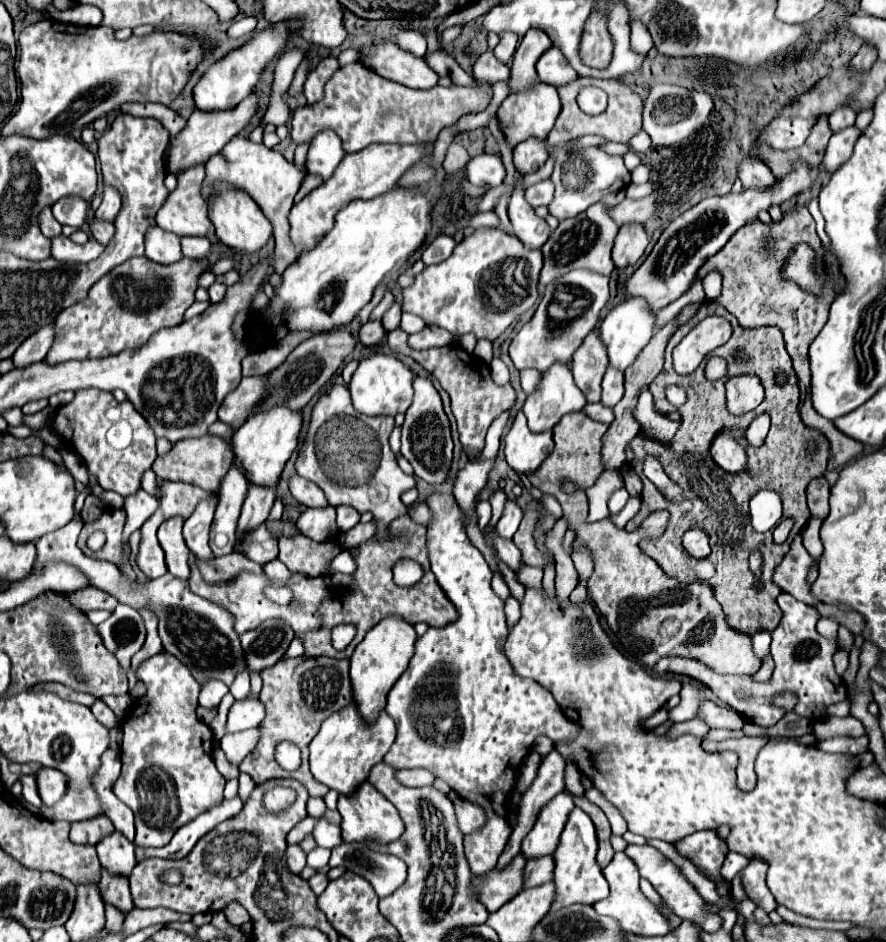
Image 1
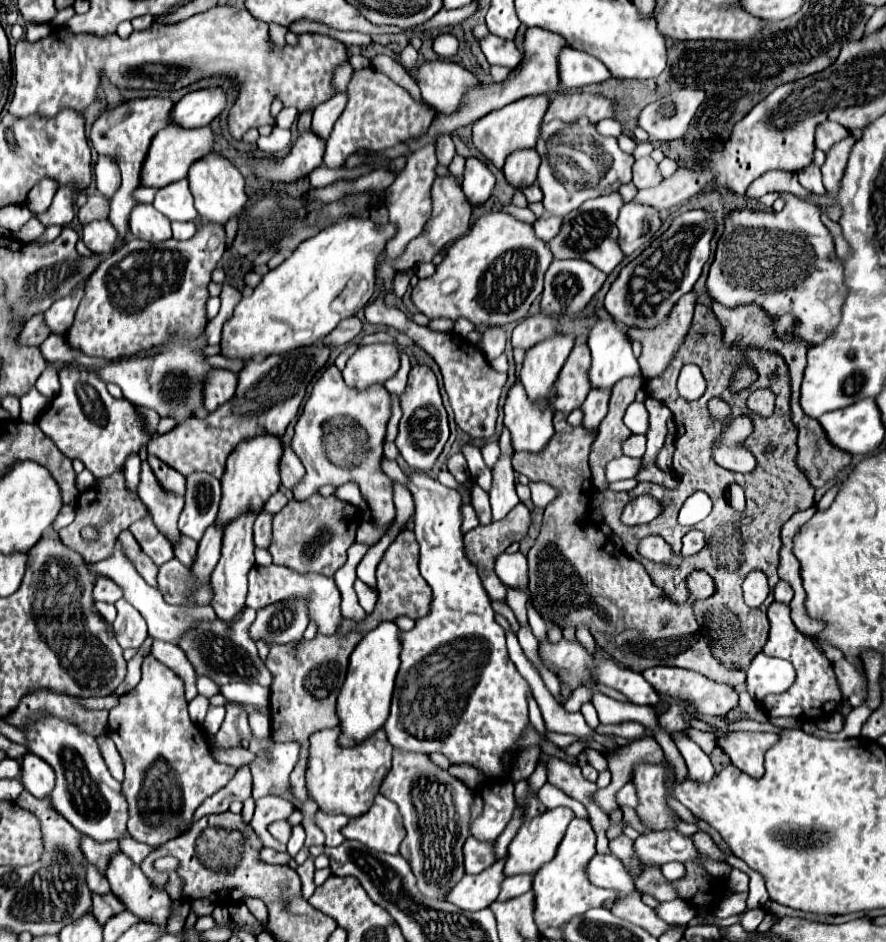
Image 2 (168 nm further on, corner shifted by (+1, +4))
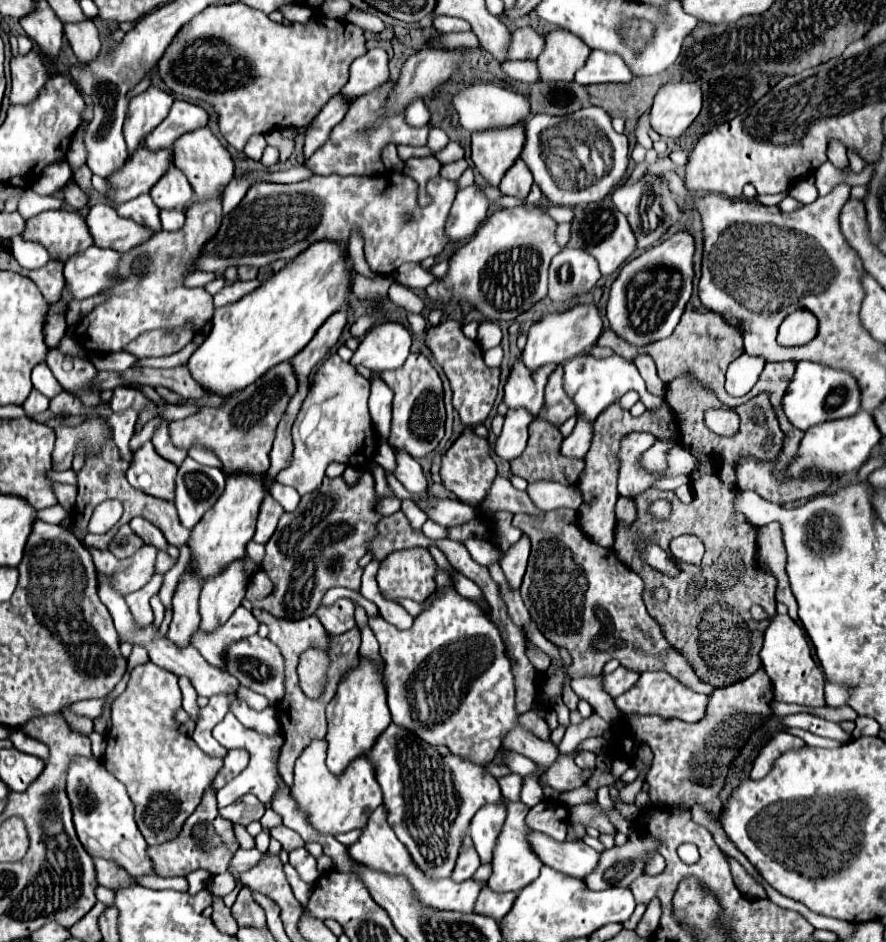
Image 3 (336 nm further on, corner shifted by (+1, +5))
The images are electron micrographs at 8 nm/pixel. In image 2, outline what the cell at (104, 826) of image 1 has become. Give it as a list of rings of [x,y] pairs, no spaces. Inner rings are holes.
[[[82,835],[80,839],[80,849],[86,855],[86,859],[90,859],[92,865],[96,865],[102,873],[110,861],[110,855],[118,851],[118,841],[106,841],[106,843],[98,843],[86,835]]]

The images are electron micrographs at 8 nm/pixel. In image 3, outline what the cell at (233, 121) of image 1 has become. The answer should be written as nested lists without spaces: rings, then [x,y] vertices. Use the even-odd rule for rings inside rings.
[[[138,148],[134,154],[128,156],[122,170],[118,174],[112,174],[108,184],[110,190],[106,192],[106,200],[112,200],[116,206],[146,194],[160,176],[168,170],[172,164],[170,150],[158,150],[150,152],[148,148]]]

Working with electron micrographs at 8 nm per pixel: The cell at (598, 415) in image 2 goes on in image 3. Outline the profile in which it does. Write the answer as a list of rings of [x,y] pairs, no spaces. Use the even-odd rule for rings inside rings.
[[[578,418],[574,432],[562,442],[560,454],[580,460],[586,456],[586,452],[590,448],[590,440],[592,440],[592,424],[582,422],[582,418]]]

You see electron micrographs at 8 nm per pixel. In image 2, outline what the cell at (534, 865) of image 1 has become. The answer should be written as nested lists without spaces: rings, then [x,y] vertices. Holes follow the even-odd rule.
[[[514,875],[514,877],[506,877],[502,883],[502,891],[498,895],[498,901],[506,901],[512,897],[518,897],[526,891],[532,889],[532,881],[534,875]]]

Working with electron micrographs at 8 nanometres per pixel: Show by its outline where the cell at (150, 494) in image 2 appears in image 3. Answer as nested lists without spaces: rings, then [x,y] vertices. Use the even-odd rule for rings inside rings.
[[[152,442],[142,444],[134,456],[132,464],[126,470],[126,478],[130,486],[156,496],[174,500],[174,476],[176,468],[170,460],[164,460],[152,446]]]

